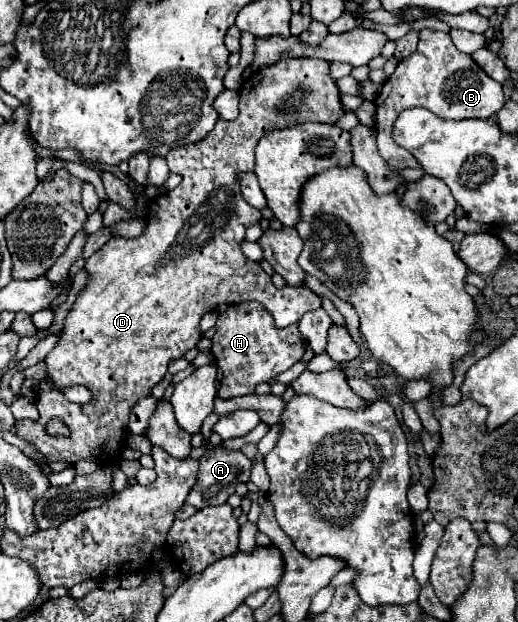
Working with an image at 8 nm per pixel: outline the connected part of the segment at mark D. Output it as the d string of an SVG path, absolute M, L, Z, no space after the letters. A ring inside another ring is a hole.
M283 58L269 68L253 72L245 80L245 84L241 86L239 116L235 120L219 120L215 128L205 136L205 140L199 140L193 146L173 148L173 152L169 152L165 160L171 172L183 176L181 184L171 192L159 194L151 202L151 218L141 236L111 238L91 258L85 260L85 272L89 280L77 294L71 310L67 312L55 348L45 358L47 376L53 382L53 390L37 392L35 406L39 410L39 420L17 420L17 436L37 448L47 462L61 460L75 464L85 458L95 458L99 462L113 460L125 448L125 428L131 408L141 398L147 398L153 386L165 378L171 360L181 358L187 350L197 346L201 338L199 318L205 312L211 312L221 304L257 300L271 312L277 328L285 328L299 322L305 312L317 310L321 306L317 294L313 294L307 287L275 288L271 276L263 272L259 262L251 262L241 252L239 242L245 240L245 230L261 220L261 212L249 206L241 196L237 172L253 172L255 146L267 130L287 128L303 122L335 124L341 114L343 108L339 100L339 88L329 76L327 60ZM77 384L89 388L93 394L93 400L85 406L69 402L63 394L65 388ZM51 418L61 418L71 430L71 436L49 436L45 432L45 424Z

